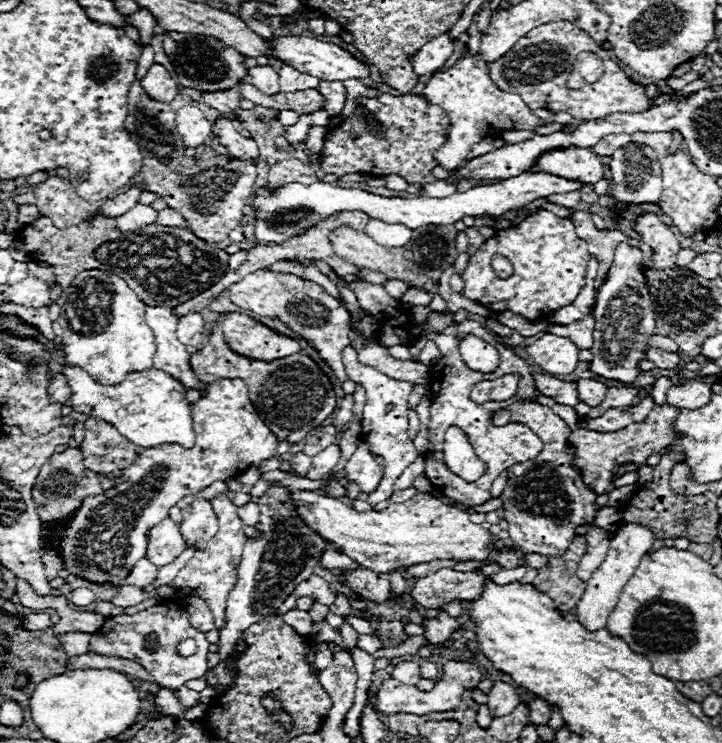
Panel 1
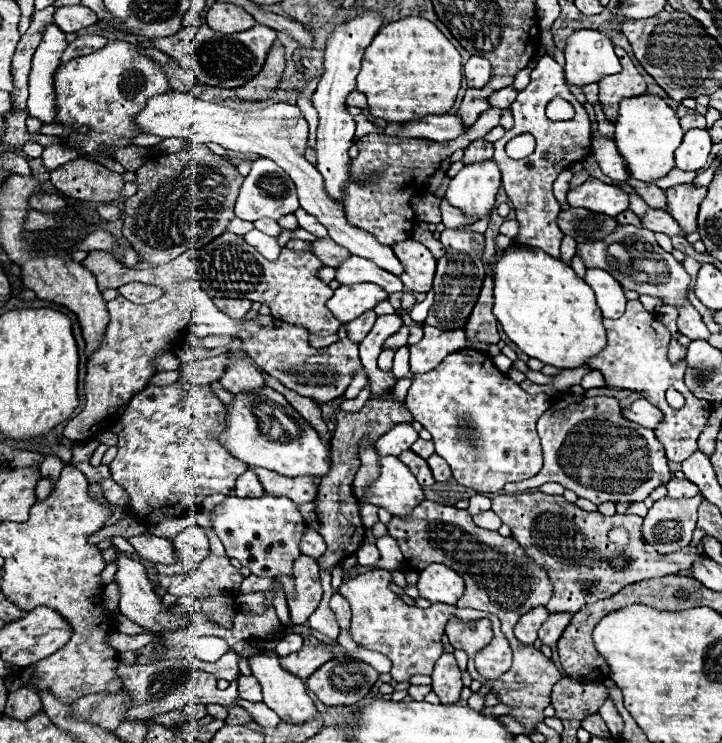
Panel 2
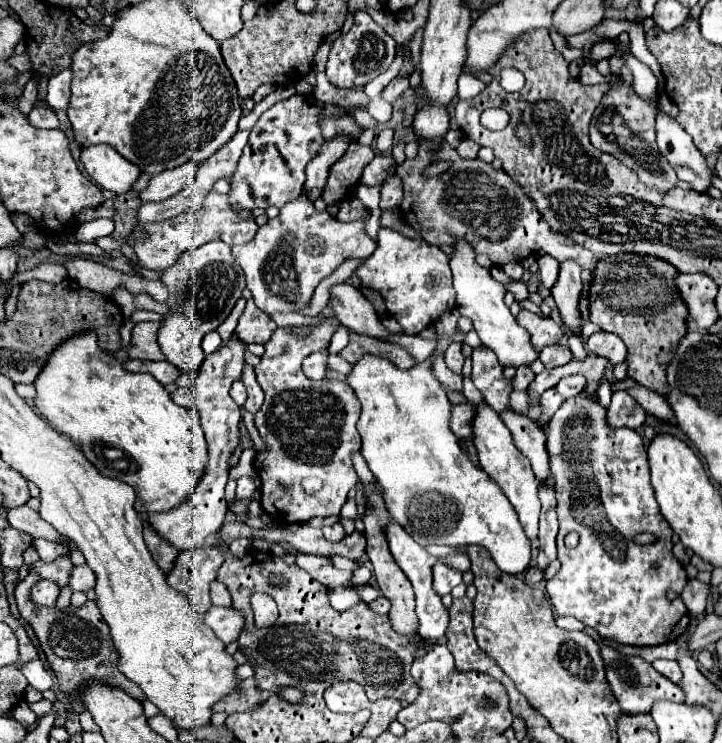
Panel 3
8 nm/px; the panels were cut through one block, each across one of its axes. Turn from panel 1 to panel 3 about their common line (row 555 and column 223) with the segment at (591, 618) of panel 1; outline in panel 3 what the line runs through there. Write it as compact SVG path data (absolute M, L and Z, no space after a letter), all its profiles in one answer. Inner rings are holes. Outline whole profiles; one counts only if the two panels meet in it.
M212 606L204 616L204 624L212 626L216 638L220 638L224 644L230 644L238 640L238 634L244 628L244 616L232 606Z

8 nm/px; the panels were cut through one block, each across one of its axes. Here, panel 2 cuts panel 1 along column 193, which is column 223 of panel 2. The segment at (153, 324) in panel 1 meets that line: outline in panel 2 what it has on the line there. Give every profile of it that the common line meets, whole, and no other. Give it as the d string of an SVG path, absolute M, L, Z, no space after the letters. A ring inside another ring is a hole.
M228 354L230 364L226 366L222 378L218 380L224 390L228 392L250 392L252 388L264 386L262 372L250 362L246 356Z

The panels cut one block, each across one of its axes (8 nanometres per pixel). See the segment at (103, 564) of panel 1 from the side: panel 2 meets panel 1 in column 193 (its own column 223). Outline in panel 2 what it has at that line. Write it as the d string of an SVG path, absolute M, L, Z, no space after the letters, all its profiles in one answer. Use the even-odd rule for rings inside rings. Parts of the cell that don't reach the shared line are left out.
M174 382L170 386L148 386L130 400L120 422L118 454L110 464L110 474L112 480L126 490L130 514L146 526L154 526L164 518L178 518L186 514L190 506L200 506L204 498L212 494L230 494L236 478L248 470L248 464L236 460L218 442L218 434L224 430L224 404L210 392L208 384Z

